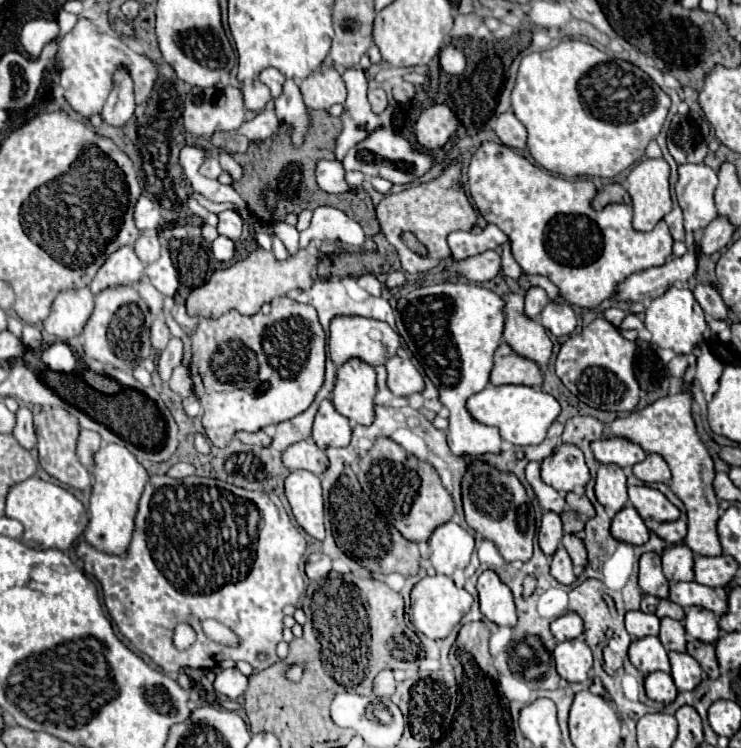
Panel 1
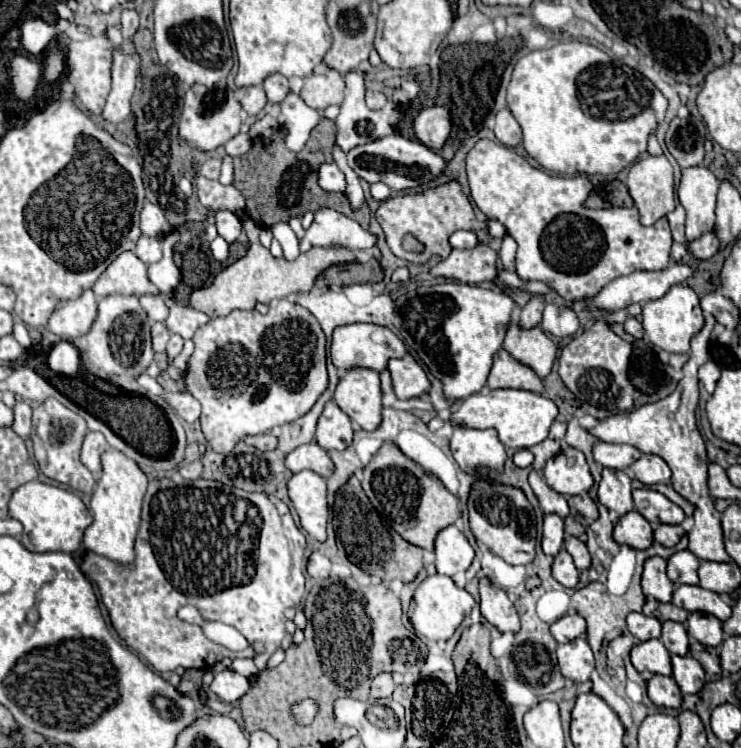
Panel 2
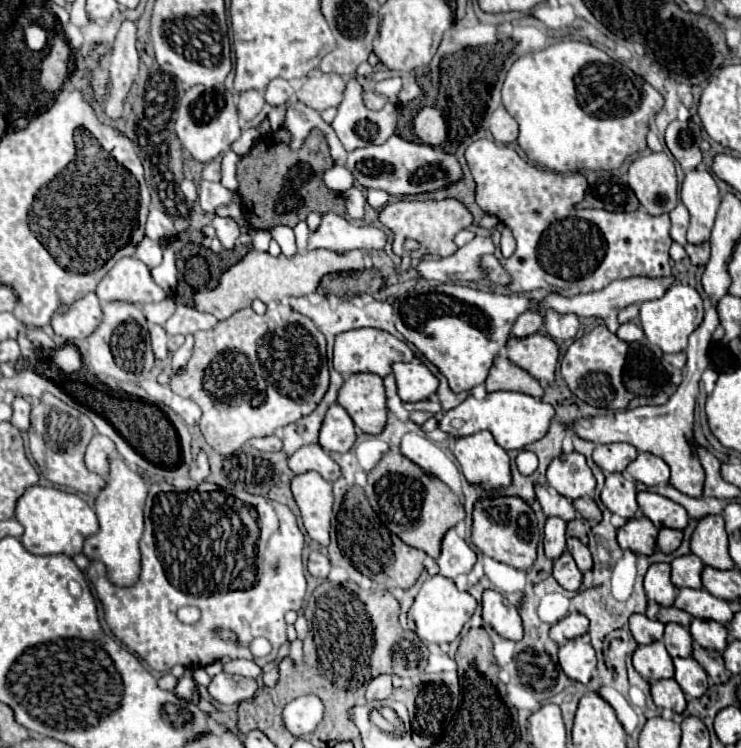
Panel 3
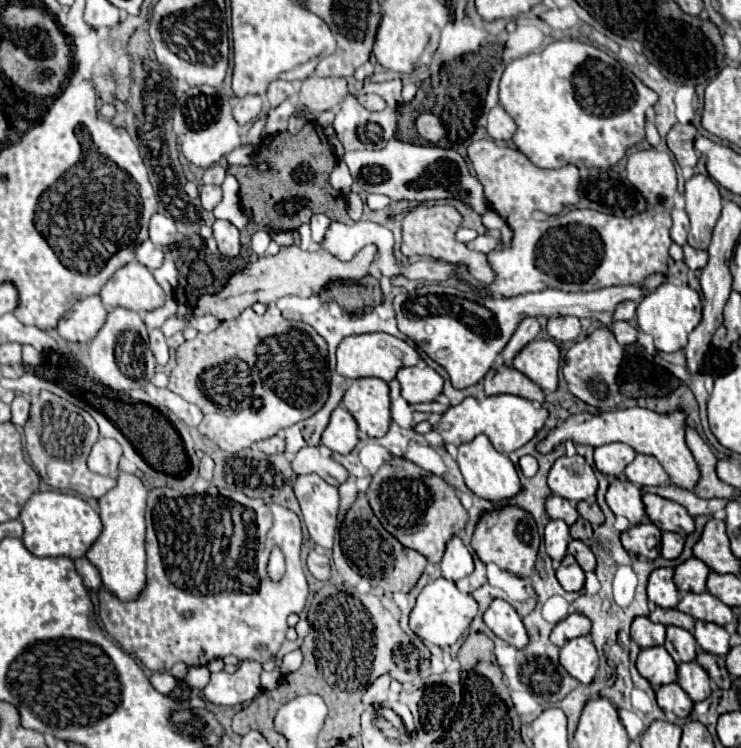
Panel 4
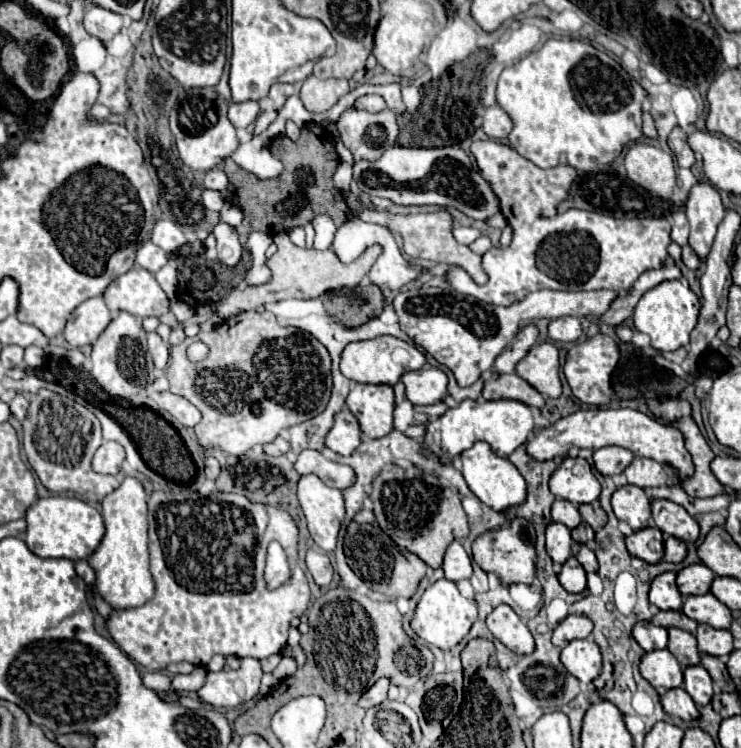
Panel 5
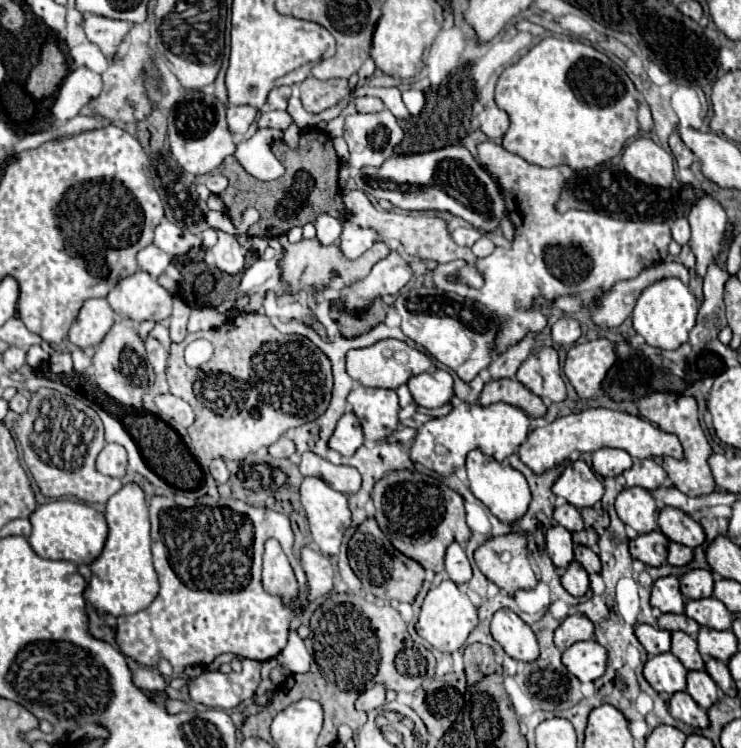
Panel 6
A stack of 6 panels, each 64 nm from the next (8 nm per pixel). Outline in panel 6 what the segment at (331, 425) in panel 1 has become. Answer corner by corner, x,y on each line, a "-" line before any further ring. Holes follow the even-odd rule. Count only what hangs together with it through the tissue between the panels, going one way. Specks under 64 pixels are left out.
348,412
340,418
340,422
338,422
328,444
332,450
340,452
342,456
352,456
364,444
362,426
352,412

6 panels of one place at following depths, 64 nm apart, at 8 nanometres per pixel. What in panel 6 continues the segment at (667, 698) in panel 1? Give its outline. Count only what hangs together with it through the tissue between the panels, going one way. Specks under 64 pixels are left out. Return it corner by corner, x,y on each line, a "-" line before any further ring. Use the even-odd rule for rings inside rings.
678,692
678,694
674,694
674,696
670,698
670,702
668,702
668,708
670,708
670,714
672,714
676,720
680,720
680,722
684,722
684,724
688,724
688,726
692,726
692,728
708,728
708,726
710,726
710,720
708,720
706,710
702,710
702,708
690,698
688,692

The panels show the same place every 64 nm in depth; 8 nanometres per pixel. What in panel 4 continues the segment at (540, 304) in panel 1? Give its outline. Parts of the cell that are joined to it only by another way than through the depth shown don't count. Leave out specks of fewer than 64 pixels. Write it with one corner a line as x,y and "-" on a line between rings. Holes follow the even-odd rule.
526,318
520,322
518,330
514,332
514,336
510,338
510,342
506,344
506,348
502,350
502,364
504,366
512,366
512,360
518,356
518,352
532,340
536,340
540,334
540,324
536,318

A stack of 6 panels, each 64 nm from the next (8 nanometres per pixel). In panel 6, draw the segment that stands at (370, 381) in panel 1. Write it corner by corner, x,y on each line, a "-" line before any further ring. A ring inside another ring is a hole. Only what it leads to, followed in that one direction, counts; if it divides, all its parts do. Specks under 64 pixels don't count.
358,384
352,392
348,402
354,408
354,414
358,416
364,438
370,442
380,442
392,436
392,432
398,428
398,396
394,390
384,388
366,388

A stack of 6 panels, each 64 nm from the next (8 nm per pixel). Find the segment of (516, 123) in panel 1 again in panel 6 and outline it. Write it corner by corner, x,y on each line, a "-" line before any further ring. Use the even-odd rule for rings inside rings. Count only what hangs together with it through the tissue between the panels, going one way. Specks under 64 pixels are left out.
490,104
484,106
484,110
478,114
478,122
480,122
480,130
488,138
500,138
508,130
510,120
504,110
500,110
496,104

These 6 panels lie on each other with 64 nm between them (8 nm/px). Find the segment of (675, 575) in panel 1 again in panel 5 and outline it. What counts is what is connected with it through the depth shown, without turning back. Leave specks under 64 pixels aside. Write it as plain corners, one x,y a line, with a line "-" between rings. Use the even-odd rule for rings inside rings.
692,564
678,572
678,588
682,596
696,596
696,594
708,594
710,584
714,580
714,572
704,564

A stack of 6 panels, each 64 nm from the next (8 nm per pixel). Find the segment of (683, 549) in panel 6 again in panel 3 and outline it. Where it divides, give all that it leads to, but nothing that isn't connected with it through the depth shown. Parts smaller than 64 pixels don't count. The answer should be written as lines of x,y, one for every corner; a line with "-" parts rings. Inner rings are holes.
662,528
658,534
658,546
664,554
672,554
674,550
678,550
682,542
682,532
680,530
666,530

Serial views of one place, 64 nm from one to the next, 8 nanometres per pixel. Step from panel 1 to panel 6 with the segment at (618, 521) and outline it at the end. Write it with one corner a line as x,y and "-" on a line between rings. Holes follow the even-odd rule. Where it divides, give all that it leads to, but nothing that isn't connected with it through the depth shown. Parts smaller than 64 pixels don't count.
654,530
650,534
638,536
636,540
630,540
630,552
646,566
662,566
666,562
668,544
670,540
660,530

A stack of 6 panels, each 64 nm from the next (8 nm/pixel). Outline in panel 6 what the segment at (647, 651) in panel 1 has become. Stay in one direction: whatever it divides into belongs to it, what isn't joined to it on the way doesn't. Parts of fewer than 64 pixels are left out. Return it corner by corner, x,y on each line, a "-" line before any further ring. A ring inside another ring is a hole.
670,652
652,656
644,664
644,678
650,682
650,686
656,692
668,694
668,696
686,690
686,674
688,670

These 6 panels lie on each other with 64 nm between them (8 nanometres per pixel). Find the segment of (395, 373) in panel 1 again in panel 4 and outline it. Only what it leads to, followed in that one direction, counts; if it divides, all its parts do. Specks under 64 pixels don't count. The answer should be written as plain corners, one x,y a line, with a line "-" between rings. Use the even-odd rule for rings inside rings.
420,360
418,366
402,368
396,378
402,386
404,400
410,404
432,402
436,396
442,394
444,378
436,370
432,370
424,360

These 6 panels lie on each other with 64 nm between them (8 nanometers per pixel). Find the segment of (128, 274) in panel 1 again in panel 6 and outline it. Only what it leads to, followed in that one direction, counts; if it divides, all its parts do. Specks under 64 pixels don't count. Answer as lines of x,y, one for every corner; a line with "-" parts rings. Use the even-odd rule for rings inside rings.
142,270
118,282
106,300
116,314
116,322
122,318
130,318
134,325
144,320
162,322
172,314
170,292

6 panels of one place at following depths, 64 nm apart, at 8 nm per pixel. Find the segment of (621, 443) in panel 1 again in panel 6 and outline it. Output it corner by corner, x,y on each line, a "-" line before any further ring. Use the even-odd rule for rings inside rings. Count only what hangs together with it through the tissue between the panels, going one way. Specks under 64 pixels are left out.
600,448
592,454
592,468
602,478
614,478
620,476
624,470
632,466
632,458
624,450
616,448

